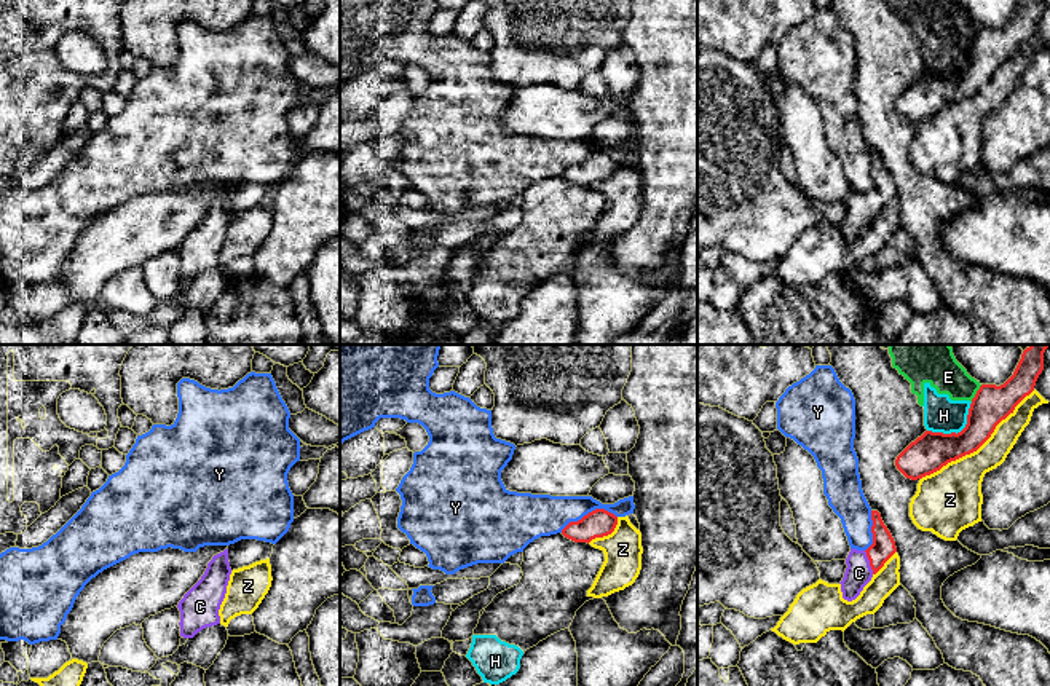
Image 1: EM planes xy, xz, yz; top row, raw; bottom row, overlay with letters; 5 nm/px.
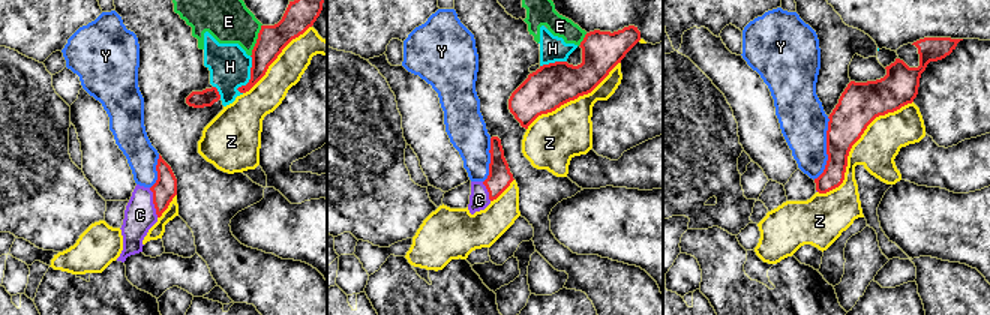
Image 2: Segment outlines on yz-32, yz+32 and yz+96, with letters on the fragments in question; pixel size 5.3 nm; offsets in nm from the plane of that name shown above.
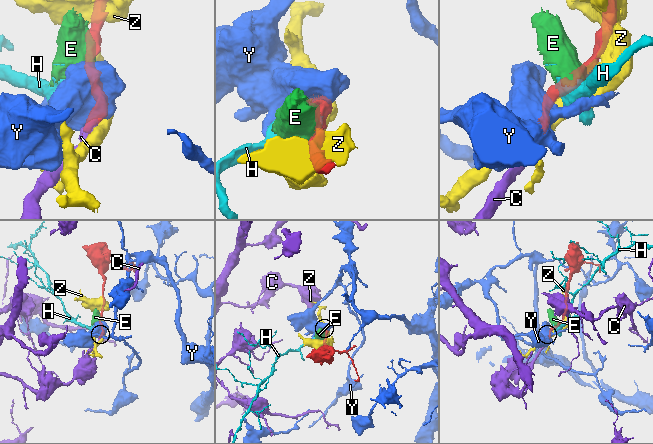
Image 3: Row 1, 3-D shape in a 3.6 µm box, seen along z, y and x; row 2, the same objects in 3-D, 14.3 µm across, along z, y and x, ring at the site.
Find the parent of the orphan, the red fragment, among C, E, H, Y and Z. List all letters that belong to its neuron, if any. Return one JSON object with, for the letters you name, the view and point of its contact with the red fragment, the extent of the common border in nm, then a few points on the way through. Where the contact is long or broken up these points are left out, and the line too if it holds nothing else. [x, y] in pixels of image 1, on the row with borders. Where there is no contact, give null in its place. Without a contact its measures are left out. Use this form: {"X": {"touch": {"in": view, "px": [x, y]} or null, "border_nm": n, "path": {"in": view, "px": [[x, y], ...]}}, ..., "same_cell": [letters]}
{"C": {"touch": {"in": "yz", "px": [870, 562]}, "border_nm": 130, "path": {"in": "yz", "px": [[883, 548], [870, 562], [859, 573]]}}, "same_cell": ["C"]}

